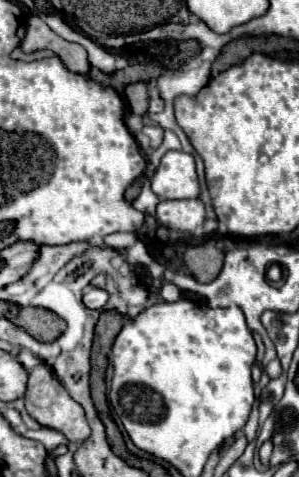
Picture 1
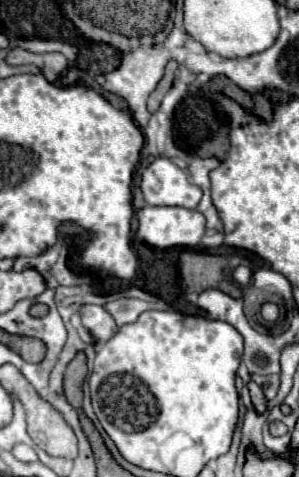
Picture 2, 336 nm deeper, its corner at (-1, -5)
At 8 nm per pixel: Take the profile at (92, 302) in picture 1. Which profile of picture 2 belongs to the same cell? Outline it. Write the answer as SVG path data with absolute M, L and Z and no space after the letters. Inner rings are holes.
M82 305L80 307L82 325L92 331L92 335L100 341L108 341L114 335L114 319L112 315L100 305Z

